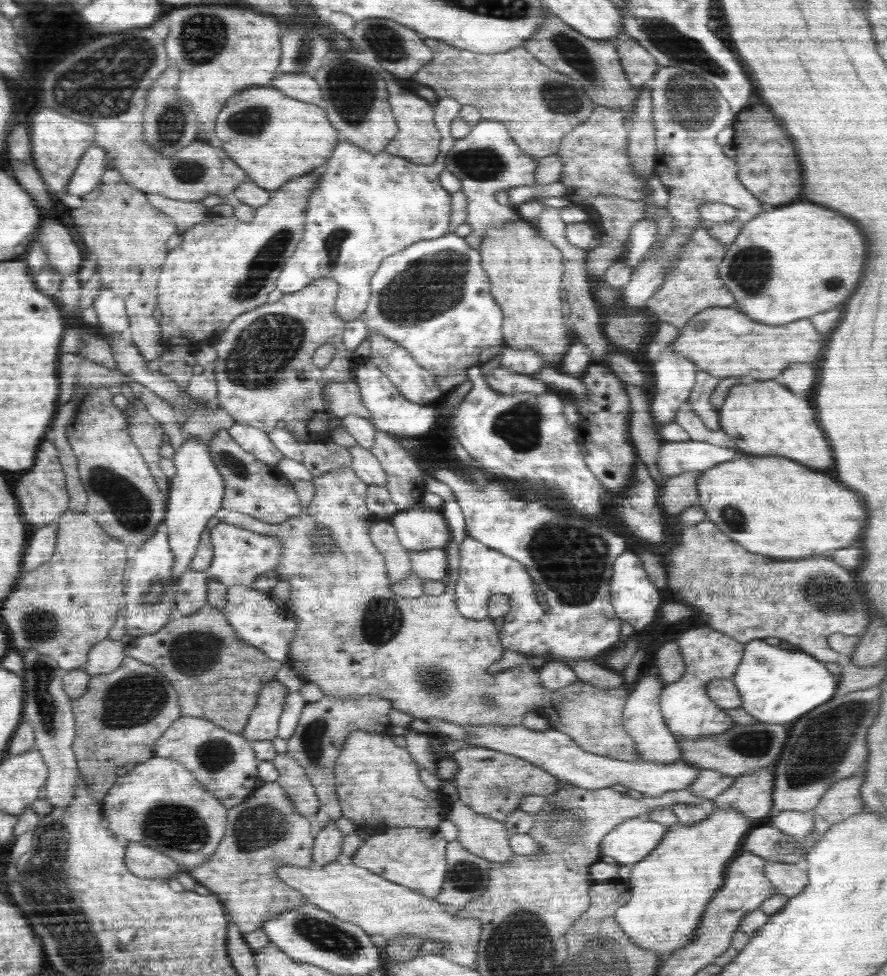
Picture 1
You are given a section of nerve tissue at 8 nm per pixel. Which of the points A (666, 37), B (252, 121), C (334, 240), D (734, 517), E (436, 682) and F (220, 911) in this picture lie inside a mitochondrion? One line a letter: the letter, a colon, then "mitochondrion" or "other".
A: mitochondrion
B: mitochondrion
C: mitochondrion
D: mitochondrion
E: mitochondrion
F: other

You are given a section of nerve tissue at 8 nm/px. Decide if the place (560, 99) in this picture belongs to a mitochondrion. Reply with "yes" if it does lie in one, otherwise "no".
yes

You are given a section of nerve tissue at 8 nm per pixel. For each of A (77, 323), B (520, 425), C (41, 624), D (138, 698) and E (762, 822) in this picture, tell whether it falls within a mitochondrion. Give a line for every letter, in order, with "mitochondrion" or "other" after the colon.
A: other
B: mitochondrion
C: mitochondrion
D: mitochondrion
E: other

